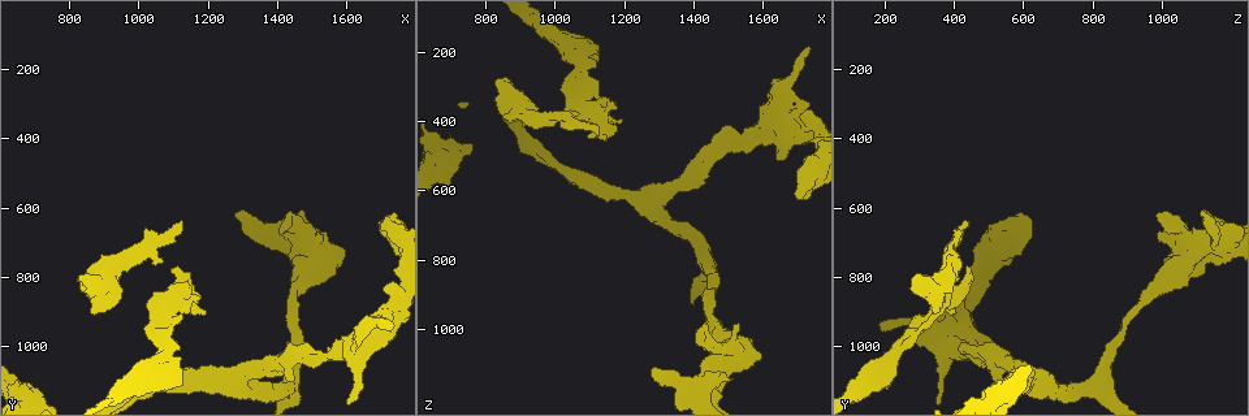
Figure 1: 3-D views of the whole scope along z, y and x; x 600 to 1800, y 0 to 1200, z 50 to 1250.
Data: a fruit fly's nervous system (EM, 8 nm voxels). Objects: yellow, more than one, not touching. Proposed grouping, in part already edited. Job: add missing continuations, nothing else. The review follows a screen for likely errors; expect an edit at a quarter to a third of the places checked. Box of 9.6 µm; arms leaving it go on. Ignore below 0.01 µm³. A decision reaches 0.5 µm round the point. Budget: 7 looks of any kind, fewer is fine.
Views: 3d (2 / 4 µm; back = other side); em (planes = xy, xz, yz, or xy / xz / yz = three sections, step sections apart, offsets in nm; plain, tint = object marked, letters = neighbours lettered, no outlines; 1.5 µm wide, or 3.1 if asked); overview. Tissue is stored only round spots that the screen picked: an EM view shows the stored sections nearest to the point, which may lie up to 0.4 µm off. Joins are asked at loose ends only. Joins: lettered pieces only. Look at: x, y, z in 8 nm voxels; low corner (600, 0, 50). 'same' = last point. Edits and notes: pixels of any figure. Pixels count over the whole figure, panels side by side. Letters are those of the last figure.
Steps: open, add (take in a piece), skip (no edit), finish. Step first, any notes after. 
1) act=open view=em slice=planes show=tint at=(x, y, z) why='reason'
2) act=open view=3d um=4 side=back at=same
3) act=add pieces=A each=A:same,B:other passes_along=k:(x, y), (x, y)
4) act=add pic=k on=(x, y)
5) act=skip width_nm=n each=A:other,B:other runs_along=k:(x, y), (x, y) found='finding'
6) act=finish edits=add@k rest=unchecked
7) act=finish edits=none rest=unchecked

act=open view=em slice=planes show=letters at=(1730, 940, 190) why='an open end'

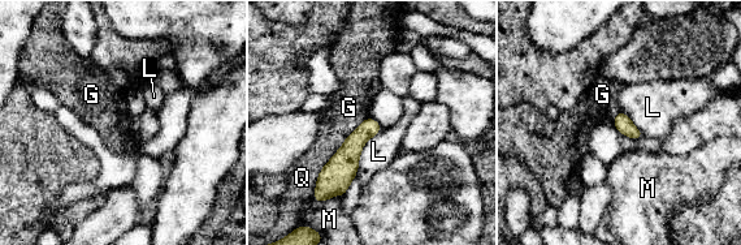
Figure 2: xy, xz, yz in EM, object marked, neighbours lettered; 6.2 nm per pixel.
act=skip each=G:other,L:other,M:other,Q:other border=2:(369, 116), (346, 138), (323, 168) found='no lettered piece goes on from it'

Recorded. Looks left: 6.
act=open view=3d um=4 at=(1030, 900, 360) why='an open end'

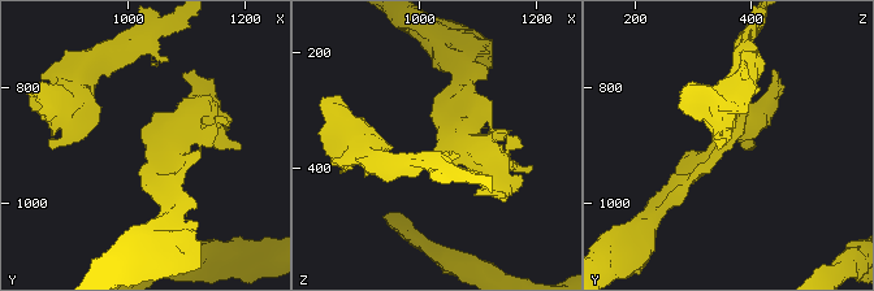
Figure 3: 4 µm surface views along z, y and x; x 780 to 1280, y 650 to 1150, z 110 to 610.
act=open view=em slice=planes show=letters at=(1030, 905, 360) why='need the tissue'

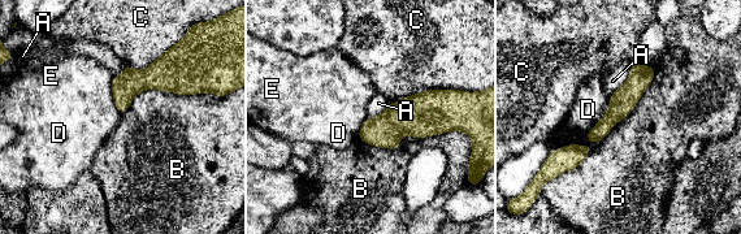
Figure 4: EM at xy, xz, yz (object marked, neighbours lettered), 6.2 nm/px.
act=skip width_nm=130 each=A:other,B:other,C:other,D:other,E:other border=4:(612, 94), (586, 134), (590, 142) found='no lettered piece goes on from it'

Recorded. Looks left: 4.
act=open view=em slice=planes show=letters at=(1470, 610, 1130) why='branch stops here'

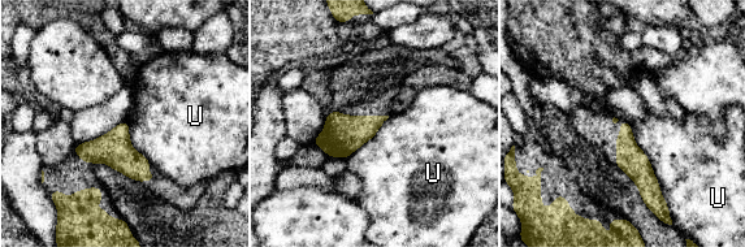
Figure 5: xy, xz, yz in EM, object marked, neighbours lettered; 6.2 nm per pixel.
act=skip each=U:other runs_along=5:(624, 125), (628, 156), (652, 196) found='none of them fits'

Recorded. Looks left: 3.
act=finish edits=none rest=unchecked

